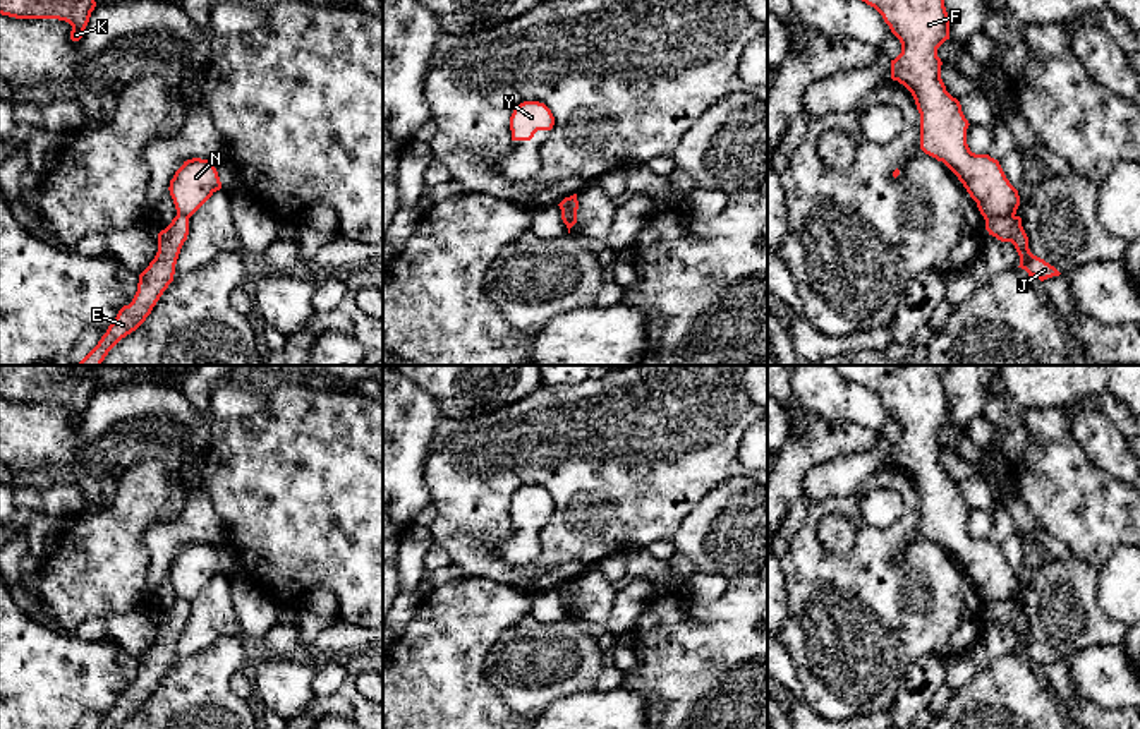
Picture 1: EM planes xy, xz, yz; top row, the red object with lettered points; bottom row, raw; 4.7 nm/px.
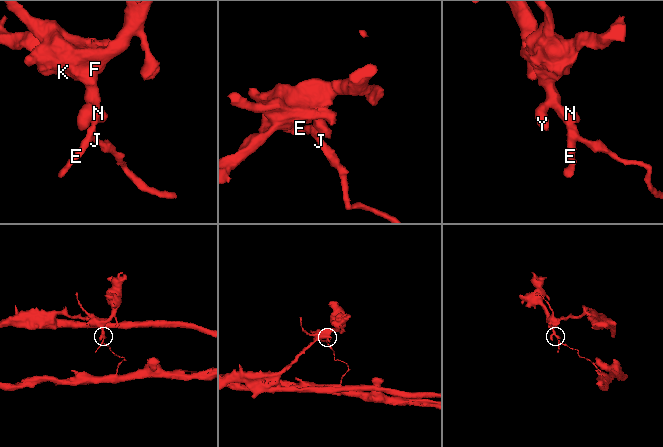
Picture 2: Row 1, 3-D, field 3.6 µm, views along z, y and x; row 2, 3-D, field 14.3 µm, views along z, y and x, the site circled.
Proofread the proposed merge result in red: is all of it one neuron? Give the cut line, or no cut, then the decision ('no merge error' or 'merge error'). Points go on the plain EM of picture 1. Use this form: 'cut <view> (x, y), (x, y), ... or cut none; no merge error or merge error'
cut yz (1013, 597), (993, 601), (986, 606); merge error

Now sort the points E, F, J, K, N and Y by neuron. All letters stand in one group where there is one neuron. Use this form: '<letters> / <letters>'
E J / F K N Y

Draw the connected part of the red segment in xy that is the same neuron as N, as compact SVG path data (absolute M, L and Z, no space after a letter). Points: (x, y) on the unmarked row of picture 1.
M201 542L184 545L168 571L177 599L187 602L220 573L221 566L215 549Z

